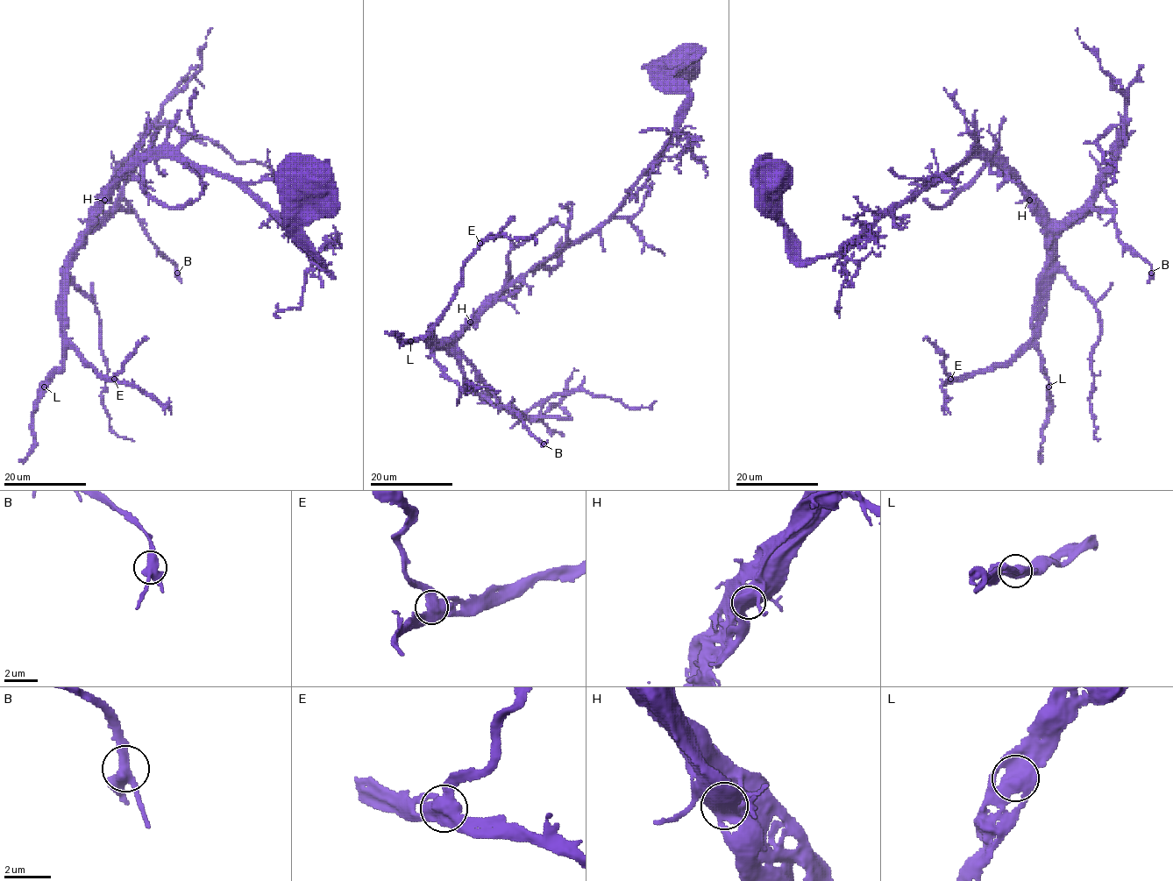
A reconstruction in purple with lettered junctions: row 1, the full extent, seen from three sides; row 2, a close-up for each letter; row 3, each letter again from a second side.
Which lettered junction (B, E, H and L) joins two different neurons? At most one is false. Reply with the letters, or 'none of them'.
H

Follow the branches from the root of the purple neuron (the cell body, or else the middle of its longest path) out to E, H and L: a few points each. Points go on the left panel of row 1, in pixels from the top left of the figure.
E: (318, 185), (302, 234), (322, 260), (230, 179), (168, 157), (127, 170), (64, 287), (64, 335), (114, 379)
H: (318, 185), (302, 234), (322, 260), (239, 184), (168, 157), (143, 157), (103, 200)
L: (318, 185), (302, 234), (322, 260), (236, 181), (143, 157), (72, 256), (64, 363), (44, 386)

